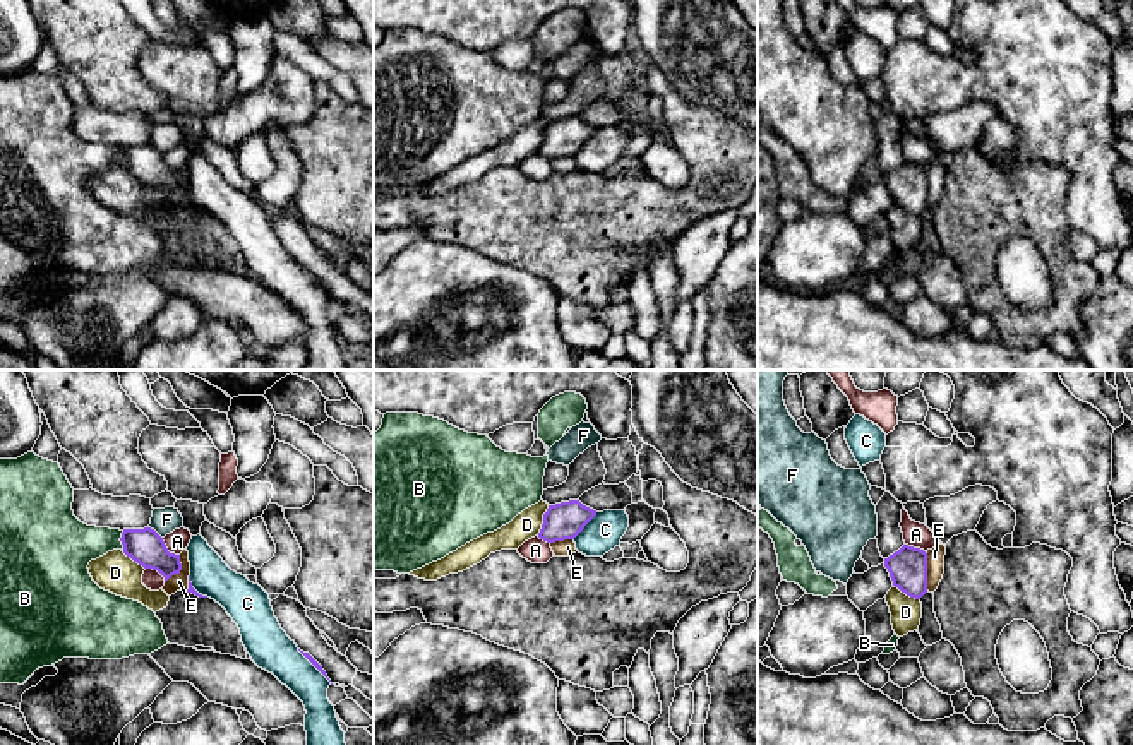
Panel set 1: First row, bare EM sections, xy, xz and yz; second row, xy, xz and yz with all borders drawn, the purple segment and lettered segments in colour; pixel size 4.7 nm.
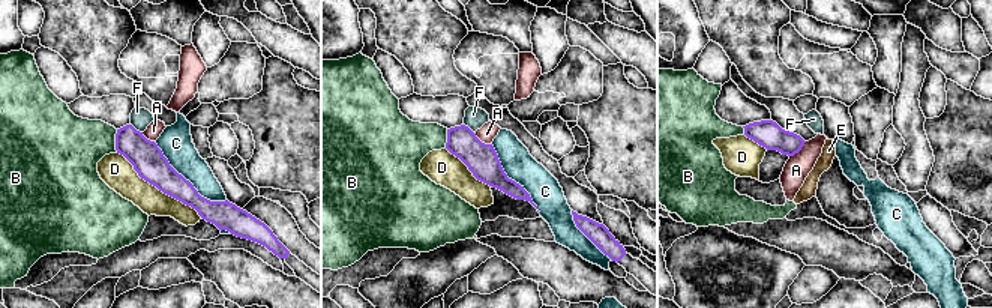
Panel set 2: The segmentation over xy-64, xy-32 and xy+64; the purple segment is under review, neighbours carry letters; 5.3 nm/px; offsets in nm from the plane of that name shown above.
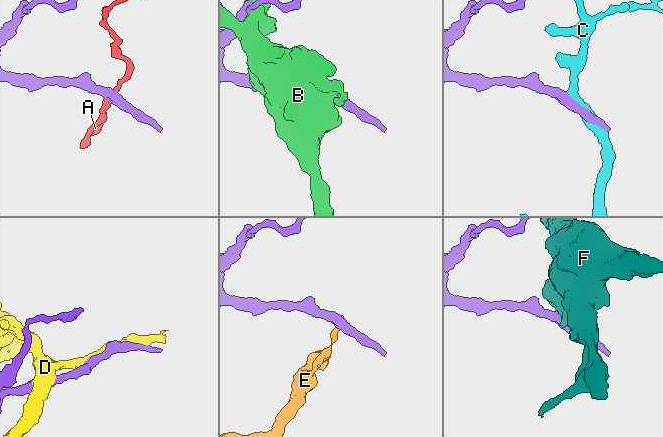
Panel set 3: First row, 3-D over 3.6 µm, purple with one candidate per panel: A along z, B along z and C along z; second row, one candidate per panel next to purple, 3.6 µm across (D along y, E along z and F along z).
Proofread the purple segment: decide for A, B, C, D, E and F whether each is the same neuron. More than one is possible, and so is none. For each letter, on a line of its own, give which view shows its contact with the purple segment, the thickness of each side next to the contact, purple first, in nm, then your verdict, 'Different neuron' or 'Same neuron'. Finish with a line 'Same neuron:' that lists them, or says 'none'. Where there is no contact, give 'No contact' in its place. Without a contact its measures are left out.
A: Touches purple in xy. Thickness 170 nm (purple) against 100 nm. Different neuron
B: Touches purple in xy. Thickness 170 nm (purple) against 240 nm. Different neuron
C: Touches purple in xz. Thickness 180 nm (purple) against 170 nm. Different neuron
D: Touches purple in xz. Thickness 180 nm (purple) against 130 nm. Different neuron
E: Touches purple in yz. Thickness 180 nm (purple) against 80 nm. Different neuron
F: Touches purple in xy. Thickness 170 nm (purple) against 120 nm. Different neuron
Same neuron: none

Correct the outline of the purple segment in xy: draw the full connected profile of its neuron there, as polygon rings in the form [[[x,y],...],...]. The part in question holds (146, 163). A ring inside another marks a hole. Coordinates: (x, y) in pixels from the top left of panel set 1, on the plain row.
[[[151,144],[123,146],[122,154],[123,170],[144,185],[158,187],[165,199],[180,190],[180,171],[170,170],[163,154]]]

